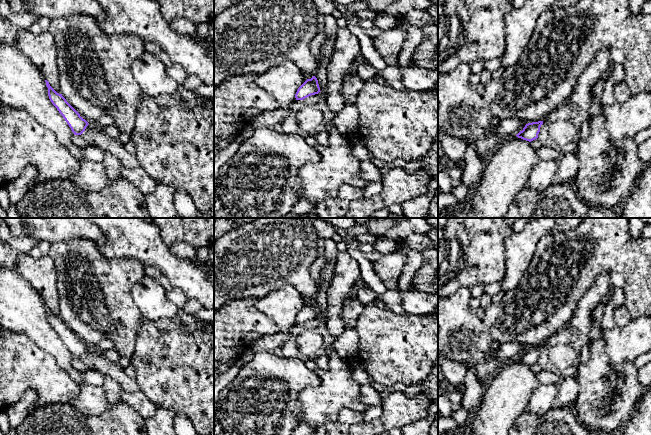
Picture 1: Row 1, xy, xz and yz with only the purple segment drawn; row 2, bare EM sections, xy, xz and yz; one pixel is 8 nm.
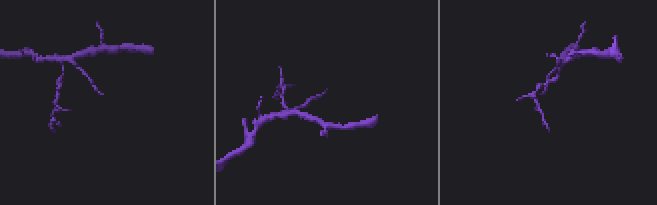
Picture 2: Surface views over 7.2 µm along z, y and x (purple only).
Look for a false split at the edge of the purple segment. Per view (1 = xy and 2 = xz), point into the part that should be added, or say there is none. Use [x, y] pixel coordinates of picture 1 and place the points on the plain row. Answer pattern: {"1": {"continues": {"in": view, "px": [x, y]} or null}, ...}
{"1": {"continues": null}, "2": {"continues": null}}

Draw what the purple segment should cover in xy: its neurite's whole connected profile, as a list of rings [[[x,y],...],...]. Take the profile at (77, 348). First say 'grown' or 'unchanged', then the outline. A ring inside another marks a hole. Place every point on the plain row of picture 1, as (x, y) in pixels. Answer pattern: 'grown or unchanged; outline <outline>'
unchanged; outline [[[45,304],[45,306],[48,312],[48,320],[52,328],[63,340],[74,359],[81,359],[89,347],[83,343],[80,338],[66,325],[62,318],[57,317],[50,310],[47,304]]]

